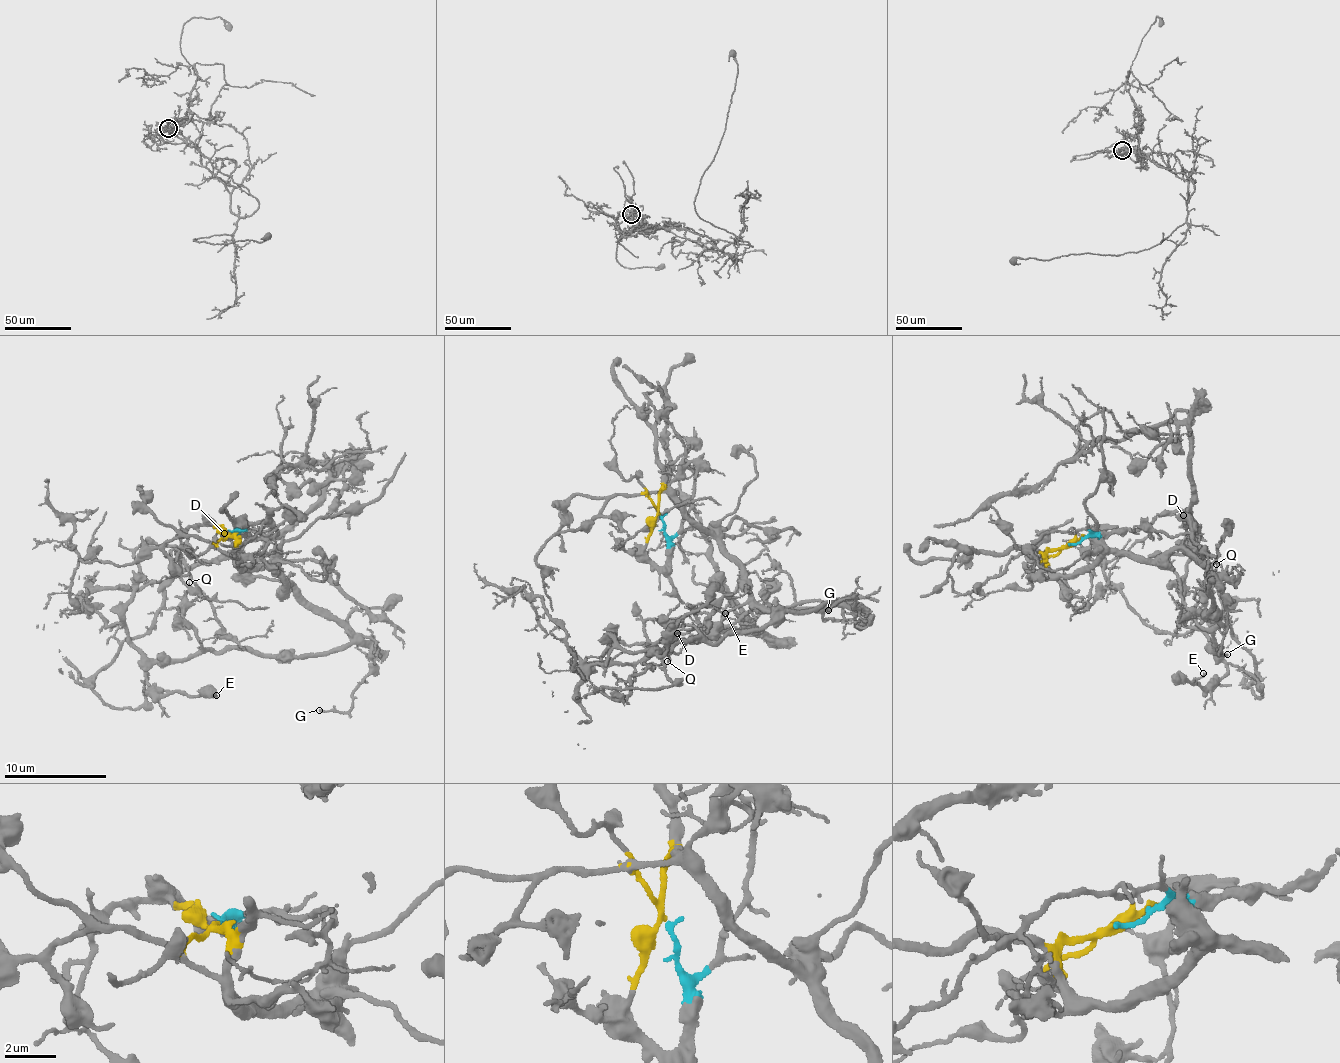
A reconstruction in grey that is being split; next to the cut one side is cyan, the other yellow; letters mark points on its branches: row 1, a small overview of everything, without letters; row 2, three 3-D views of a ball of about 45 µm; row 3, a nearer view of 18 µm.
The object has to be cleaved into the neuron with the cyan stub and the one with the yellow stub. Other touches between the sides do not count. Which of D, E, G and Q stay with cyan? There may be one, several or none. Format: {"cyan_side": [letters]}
{"cyan_side": []}

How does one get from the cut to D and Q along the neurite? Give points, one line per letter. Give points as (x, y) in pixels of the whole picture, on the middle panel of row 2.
D: (659, 514), (664, 488), (740, 566), (749, 595), (714, 622), (676, 634)
Q: (659, 514), (664, 488), (775, 611), (831, 605), (786, 609), (715, 642), (691, 625), (670, 632), (666, 661)

